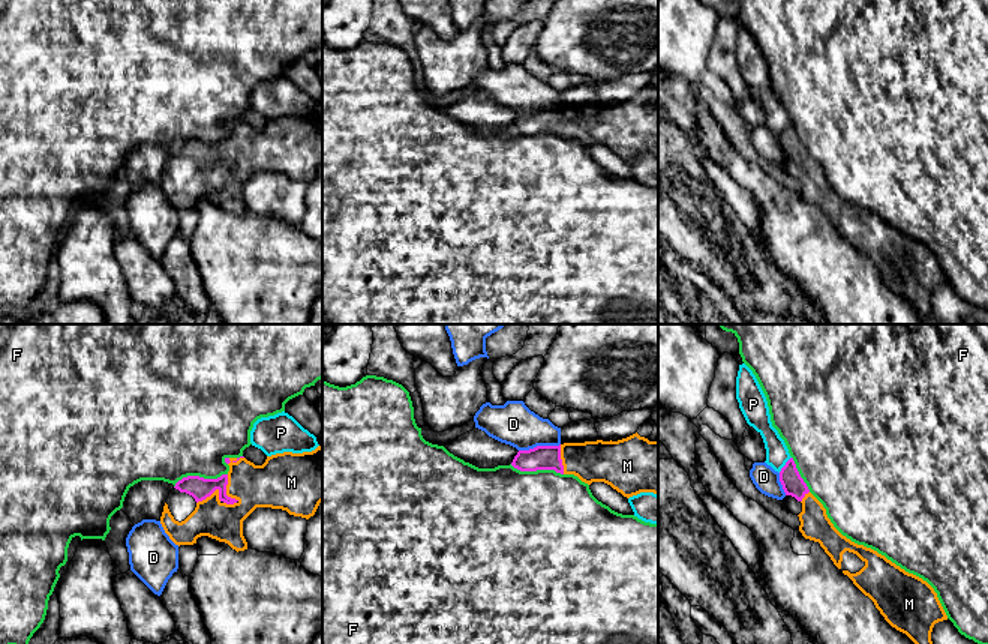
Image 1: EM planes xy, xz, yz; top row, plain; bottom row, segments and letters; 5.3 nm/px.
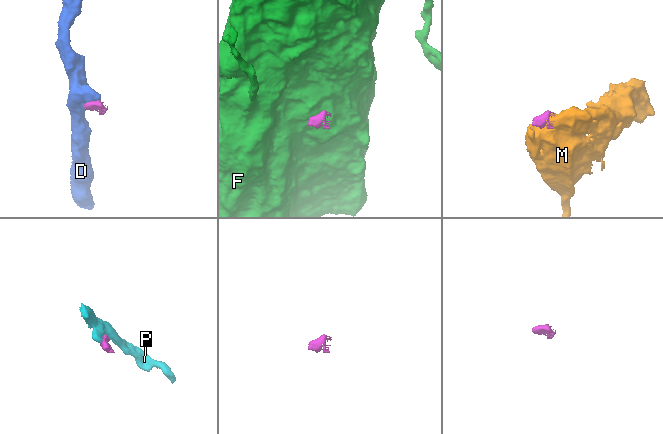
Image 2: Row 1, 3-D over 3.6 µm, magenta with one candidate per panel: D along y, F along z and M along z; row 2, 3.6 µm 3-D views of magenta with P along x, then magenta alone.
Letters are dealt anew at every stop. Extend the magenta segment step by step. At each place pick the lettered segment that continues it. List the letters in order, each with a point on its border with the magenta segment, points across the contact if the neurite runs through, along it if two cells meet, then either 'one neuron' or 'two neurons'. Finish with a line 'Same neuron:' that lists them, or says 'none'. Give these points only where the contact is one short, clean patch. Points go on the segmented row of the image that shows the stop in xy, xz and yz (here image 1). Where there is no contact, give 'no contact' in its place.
D: meets magenta in xz at (538, 446); border along xz (559, 443), (519, 451); two neurons
F: meets magenta in xy at (200, 478); border along xy (227, 473), (218, 478), (183, 476), (174, 487); two neurons
M: meets magenta in xy at (225, 491); runs through xy (200, 488), (225, 491), (237, 485), (270, 485); one neuron
P: meets magenta in yz at (786, 464); border along yz (790, 457), (778, 472); two neurons
Same neuron: M

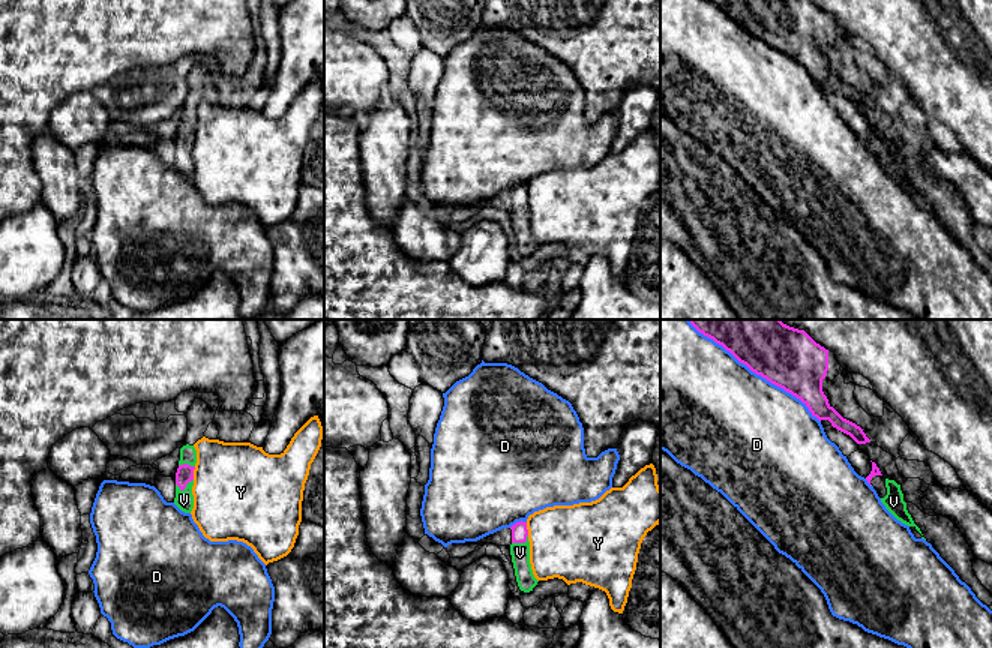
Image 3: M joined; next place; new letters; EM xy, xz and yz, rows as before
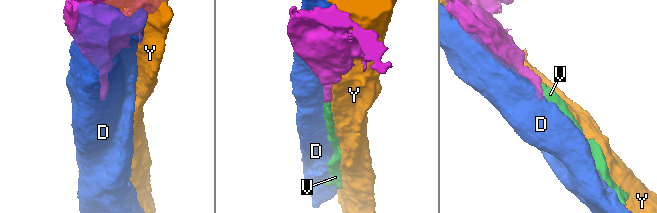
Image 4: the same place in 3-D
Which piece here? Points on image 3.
D: meets magenta in yz at (755, 372); two neurons
V: meets magenta in xy at (183, 488); runs through xy (185, 473), (183, 488), (183, 500); one neuron
Y: meets magenta in xy at (192, 473); two neurons
Same neuron: V

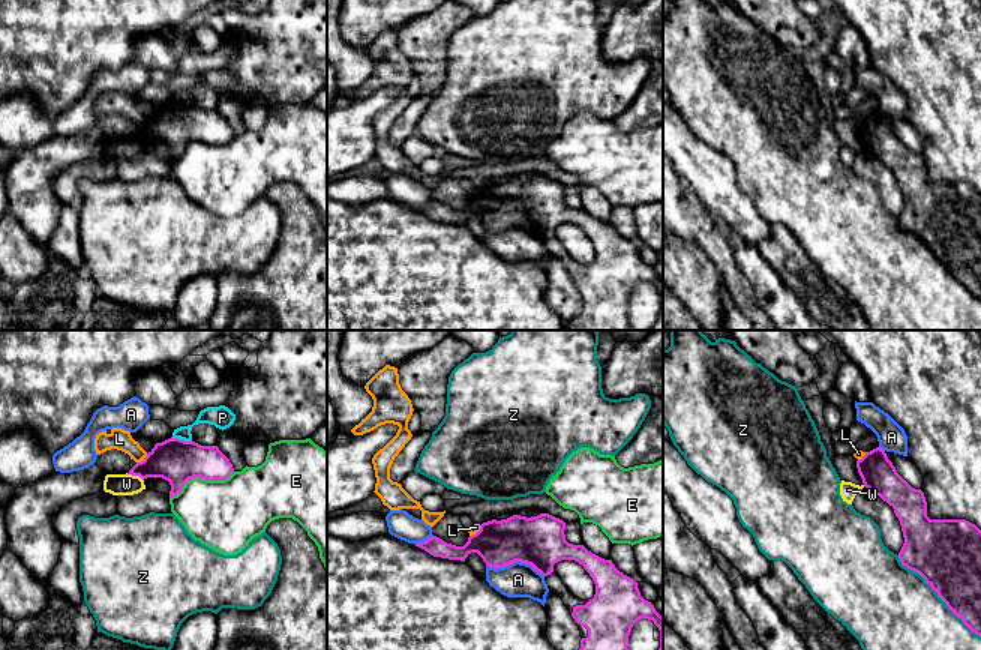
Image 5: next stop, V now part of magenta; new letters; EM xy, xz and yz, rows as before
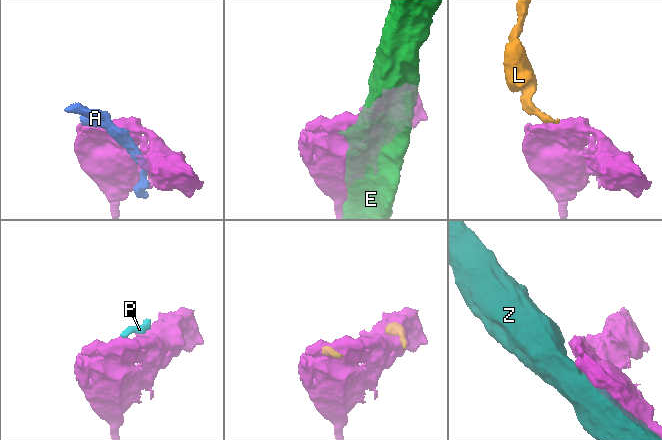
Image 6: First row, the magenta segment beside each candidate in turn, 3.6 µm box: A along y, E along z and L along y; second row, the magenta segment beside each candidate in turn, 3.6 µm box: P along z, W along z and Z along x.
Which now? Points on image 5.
A: meets magenta in xz at (515, 560); two neurons
E: meets magenta in xy at (201, 478); two neurons
L: meets magenta in xy at (141, 461); border along xy (147, 454), (137, 463); two neurons
P: meets magenta in xy at (182, 440); border along xy (173, 436), (191, 442); two neurons
W: meets magenta in xy at (135, 475); two neurons
Z: meets magenta in yz at (938, 595); two neurons
Same neuron: none

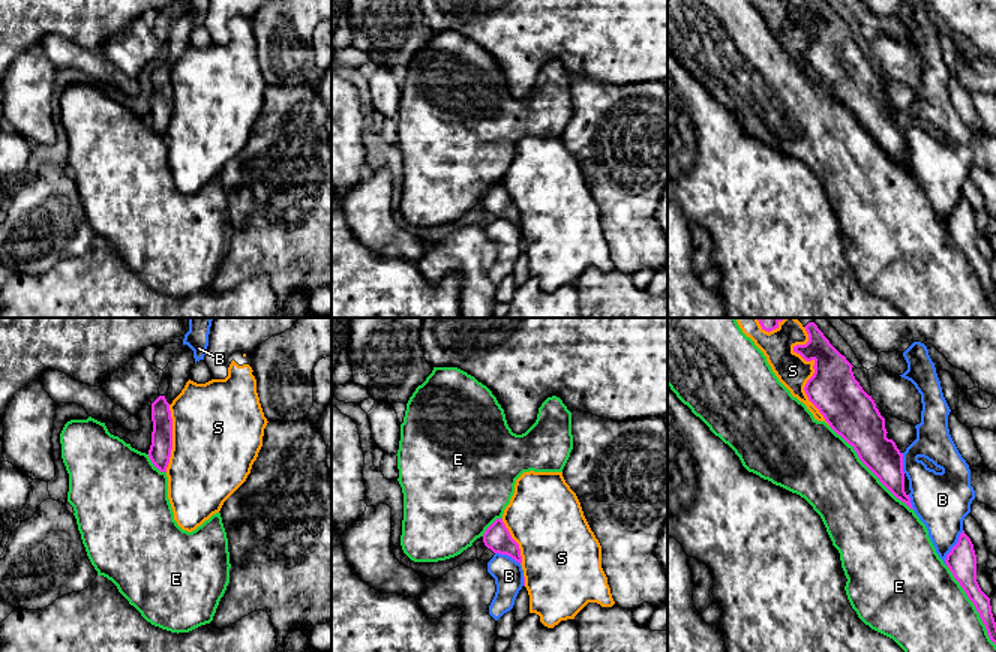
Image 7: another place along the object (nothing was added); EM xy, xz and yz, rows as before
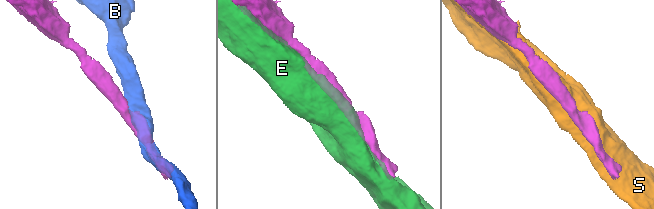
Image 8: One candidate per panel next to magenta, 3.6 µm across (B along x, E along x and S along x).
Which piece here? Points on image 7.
B: meets magenta in yz at (953, 547); two neurons
E: meets magenta in yz at (867, 466); two neurons
S: meets magenta in yz at (813, 367); two neurons
Same neuron: none

